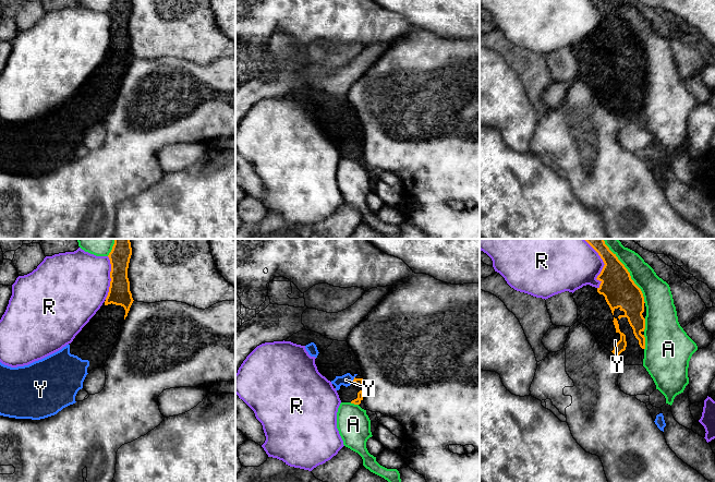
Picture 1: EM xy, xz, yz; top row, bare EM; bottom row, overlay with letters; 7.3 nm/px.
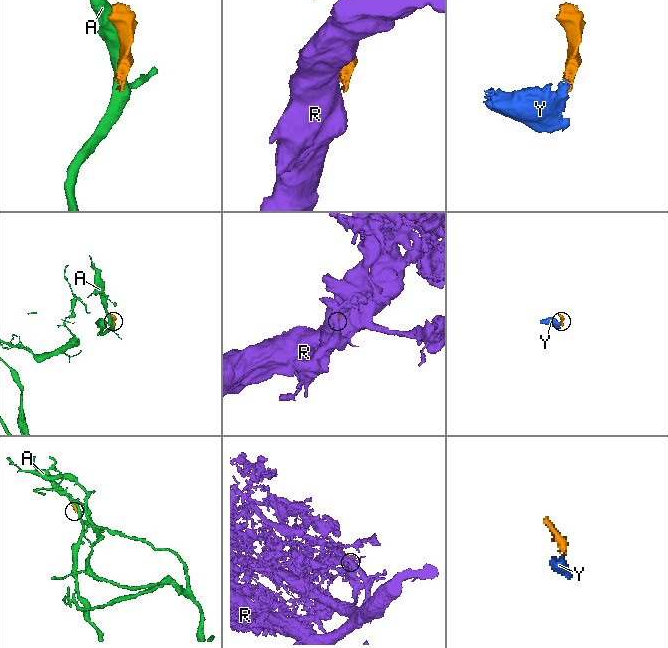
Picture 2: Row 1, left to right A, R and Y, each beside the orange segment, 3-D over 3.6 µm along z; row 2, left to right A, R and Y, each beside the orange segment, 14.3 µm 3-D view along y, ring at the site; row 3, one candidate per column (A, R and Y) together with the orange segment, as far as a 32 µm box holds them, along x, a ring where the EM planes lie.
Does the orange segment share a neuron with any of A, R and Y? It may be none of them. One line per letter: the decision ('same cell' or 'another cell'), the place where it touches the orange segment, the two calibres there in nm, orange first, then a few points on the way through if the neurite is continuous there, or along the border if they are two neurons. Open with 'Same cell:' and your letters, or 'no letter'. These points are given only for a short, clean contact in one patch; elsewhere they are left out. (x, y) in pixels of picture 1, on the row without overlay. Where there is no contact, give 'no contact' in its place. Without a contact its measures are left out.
Same cell: Y
A: another cell; contact yz (629, 29); calibres 240 and 200 nm
R: another cell; contact yz (604, 22); calibres 240 and 340 nm
Y: same cell; contact xz (354, 134); calibres 60 and 90 nm; way xz (359, 137), (354, 134), (346, 135)

